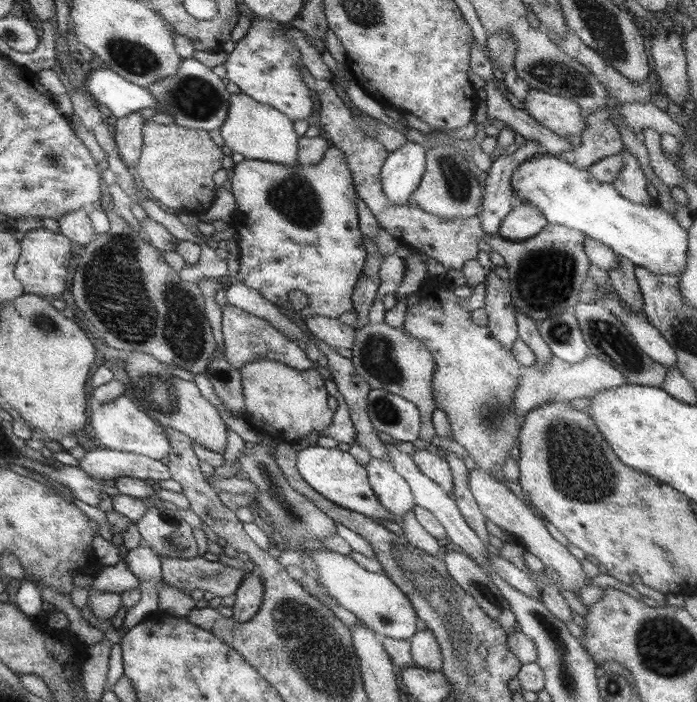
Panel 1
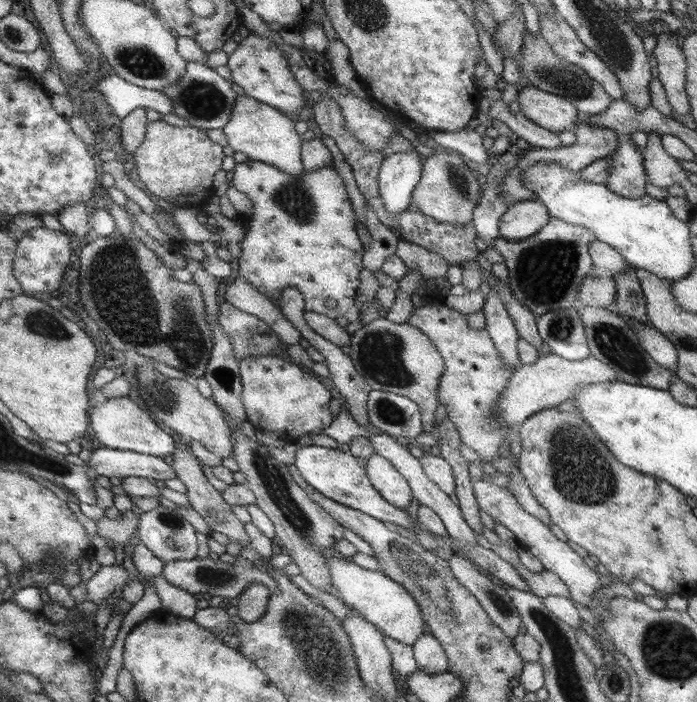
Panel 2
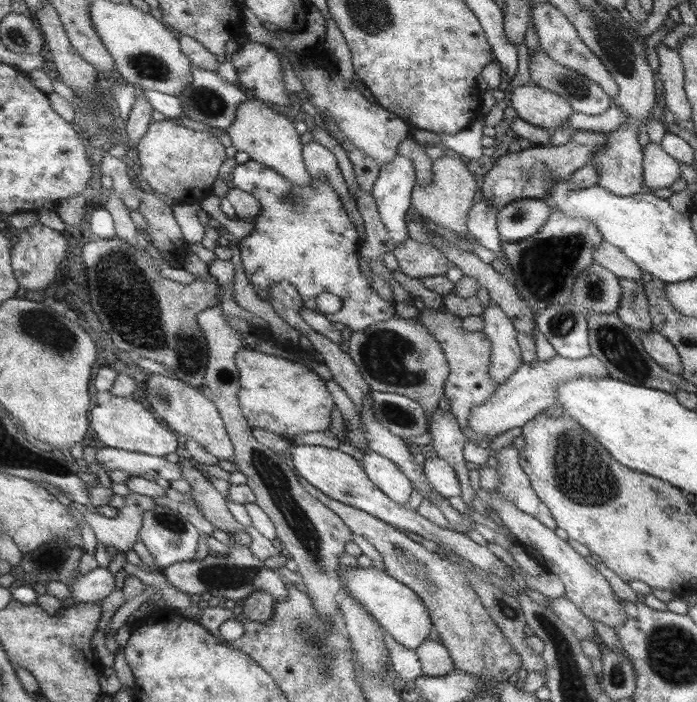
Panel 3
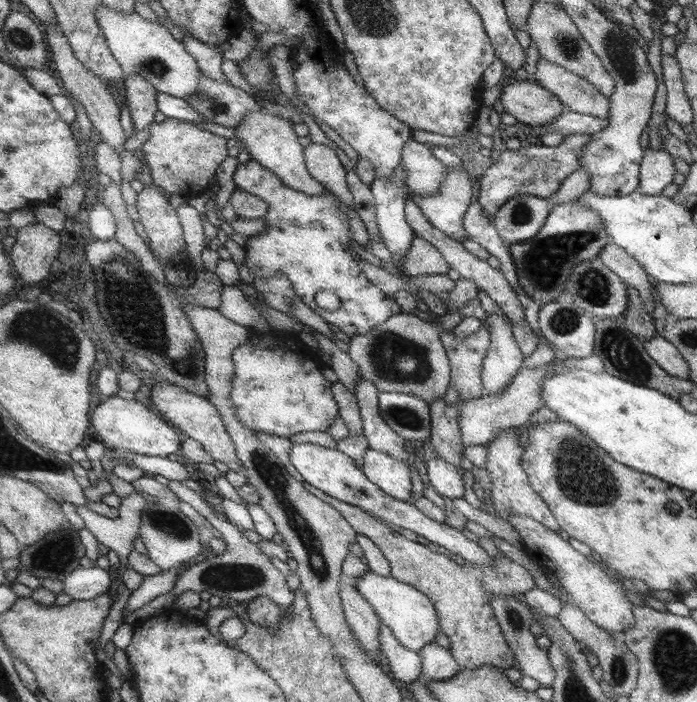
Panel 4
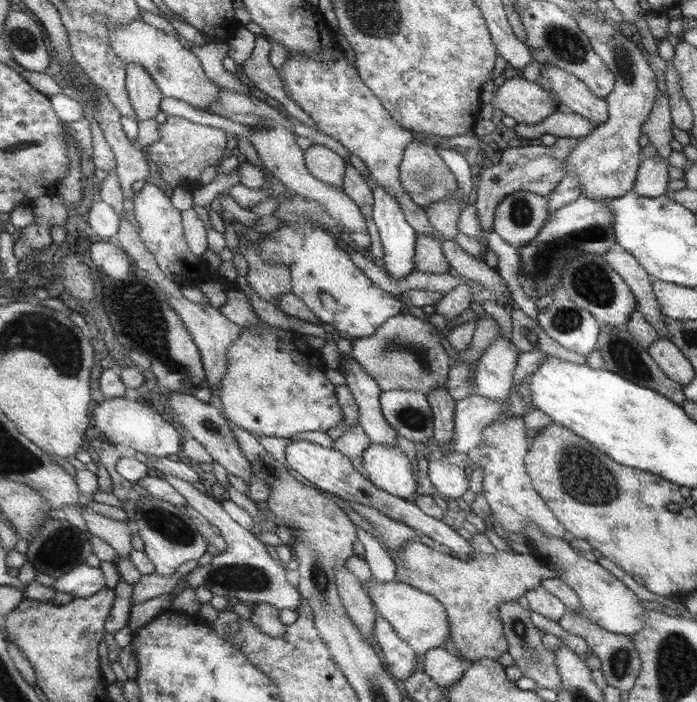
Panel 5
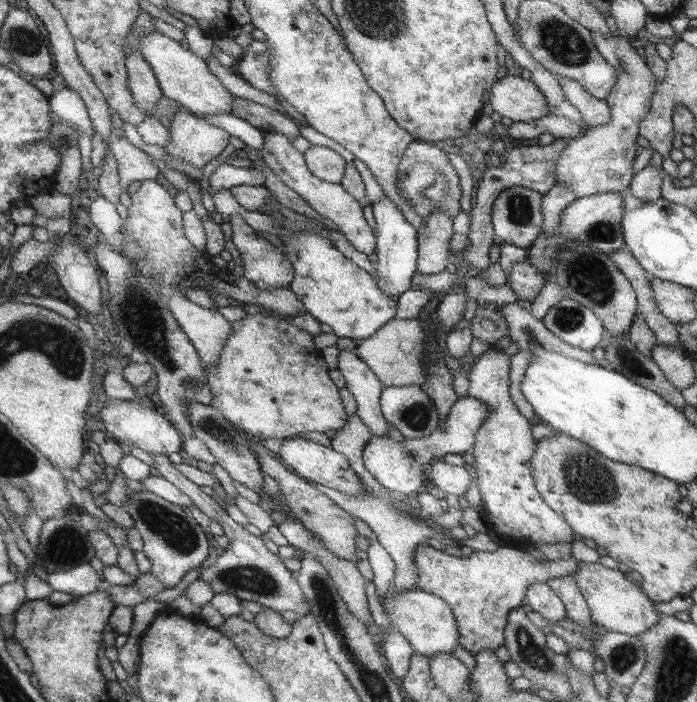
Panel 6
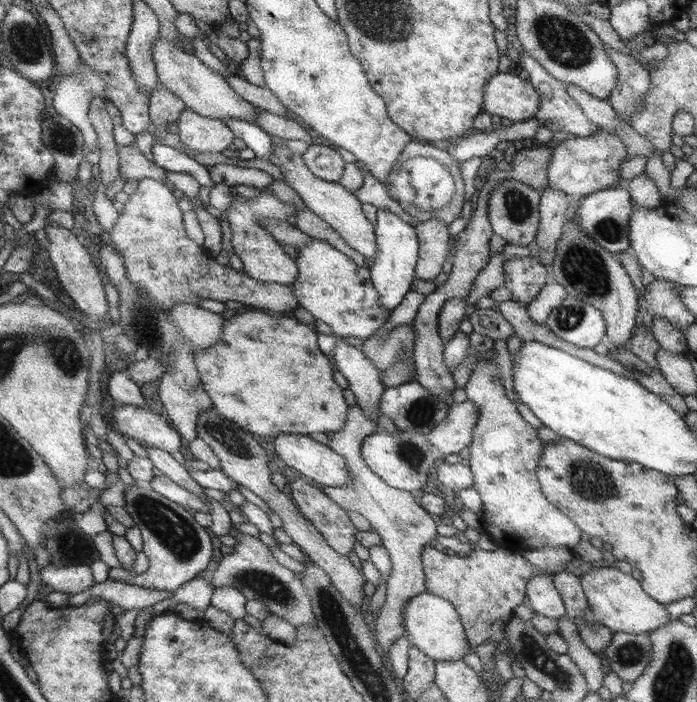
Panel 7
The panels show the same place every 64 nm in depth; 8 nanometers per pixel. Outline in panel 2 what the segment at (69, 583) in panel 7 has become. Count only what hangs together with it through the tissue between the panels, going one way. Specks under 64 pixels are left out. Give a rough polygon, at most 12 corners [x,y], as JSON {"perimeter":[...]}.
{"perimeter":[[121,565],[100,566],[84,583],[85,600],[101,602],[134,579]]}

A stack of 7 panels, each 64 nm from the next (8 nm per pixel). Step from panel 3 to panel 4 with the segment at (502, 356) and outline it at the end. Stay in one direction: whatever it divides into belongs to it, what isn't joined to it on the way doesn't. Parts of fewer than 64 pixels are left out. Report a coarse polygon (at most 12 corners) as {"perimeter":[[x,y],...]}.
{"perimeter":[[486,314],[491,346],[484,396],[501,394],[522,366],[511,325]]}

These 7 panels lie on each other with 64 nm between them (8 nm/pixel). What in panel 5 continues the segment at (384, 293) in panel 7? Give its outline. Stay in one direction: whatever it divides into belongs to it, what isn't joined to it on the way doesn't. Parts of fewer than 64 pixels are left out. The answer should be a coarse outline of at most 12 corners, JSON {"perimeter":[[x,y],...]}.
{"perimeter":[[373,183],[372,220],[383,272],[413,272],[416,233],[400,204]]}

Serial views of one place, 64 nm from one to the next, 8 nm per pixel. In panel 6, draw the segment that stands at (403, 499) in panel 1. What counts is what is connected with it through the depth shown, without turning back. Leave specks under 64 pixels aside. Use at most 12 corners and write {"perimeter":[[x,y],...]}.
{"perimeter":[[459,397],[429,436],[373,436],[365,470],[410,496],[431,458],[471,450],[487,406]]}

